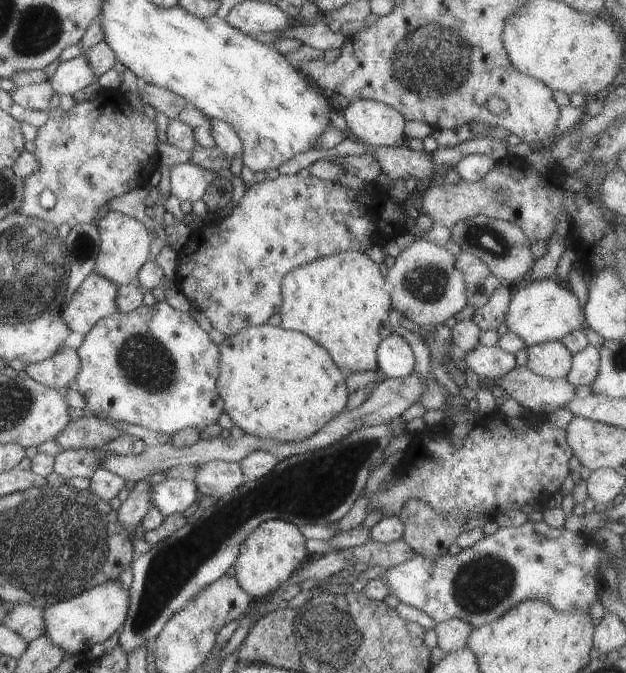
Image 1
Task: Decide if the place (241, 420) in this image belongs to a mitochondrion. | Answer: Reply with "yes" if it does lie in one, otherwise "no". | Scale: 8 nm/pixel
no

